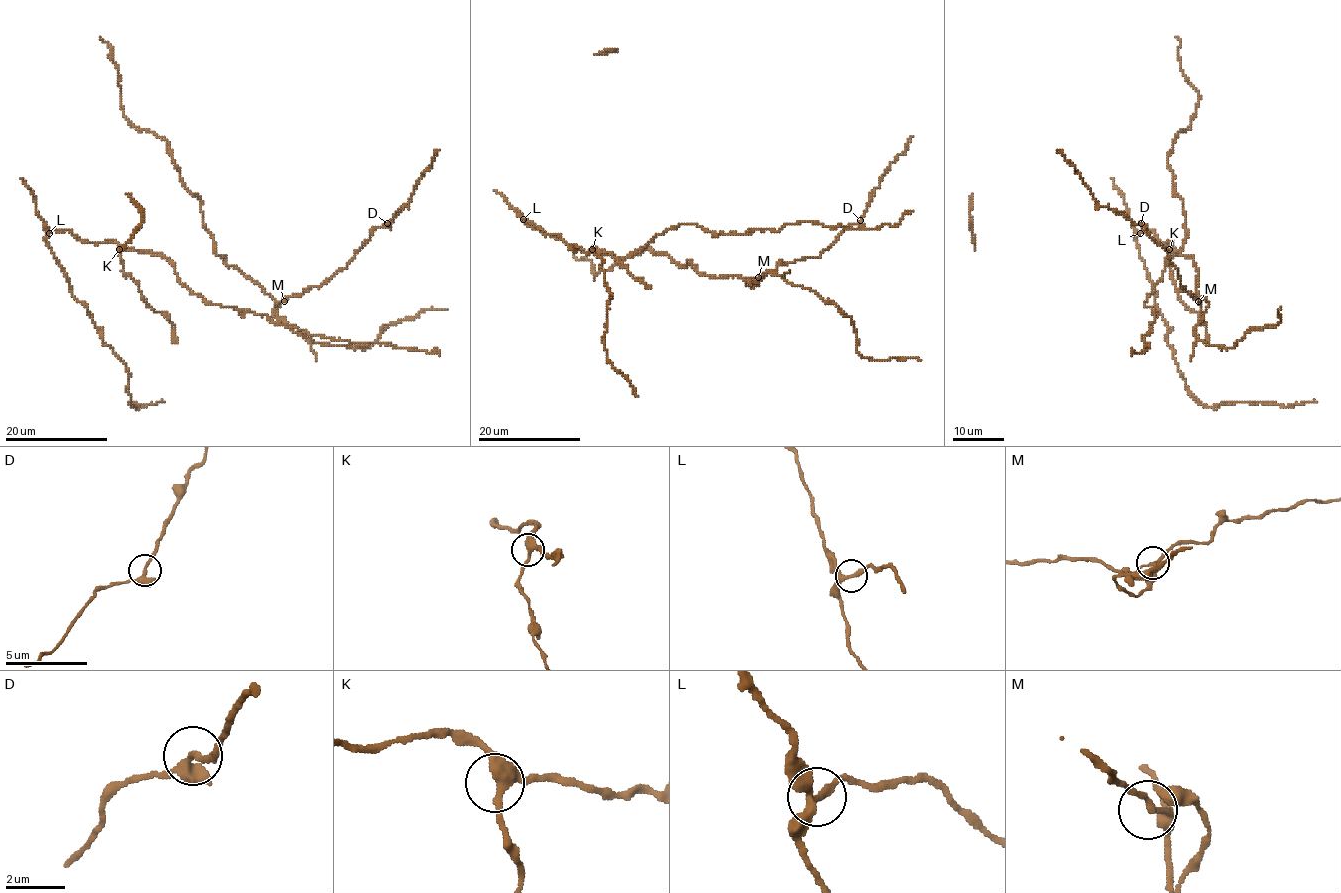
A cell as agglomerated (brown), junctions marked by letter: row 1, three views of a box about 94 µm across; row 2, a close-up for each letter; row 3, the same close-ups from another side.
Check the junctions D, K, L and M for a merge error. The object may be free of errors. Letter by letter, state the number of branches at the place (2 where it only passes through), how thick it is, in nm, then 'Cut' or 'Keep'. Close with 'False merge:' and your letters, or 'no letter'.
D: Branches: 3. Thickness 200 nm. Keep
K: Branches: 3. Thickness 320 nm. Keep
L: Branches: 3. Thickness 180 nm. Keep
M: Branches: 3. Thickness 180 nm. Keep
False merge: no letter

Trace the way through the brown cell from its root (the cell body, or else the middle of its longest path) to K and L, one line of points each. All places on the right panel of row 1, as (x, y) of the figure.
K: (1146, 301), (1162, 278), (1164, 266), (1178, 252), (1169, 249)
L: (1146, 301), (1162, 278), (1164, 266), (1178, 251), (1171, 247), (1172, 242), (1162, 243), (1151, 230), (1140, 233)

